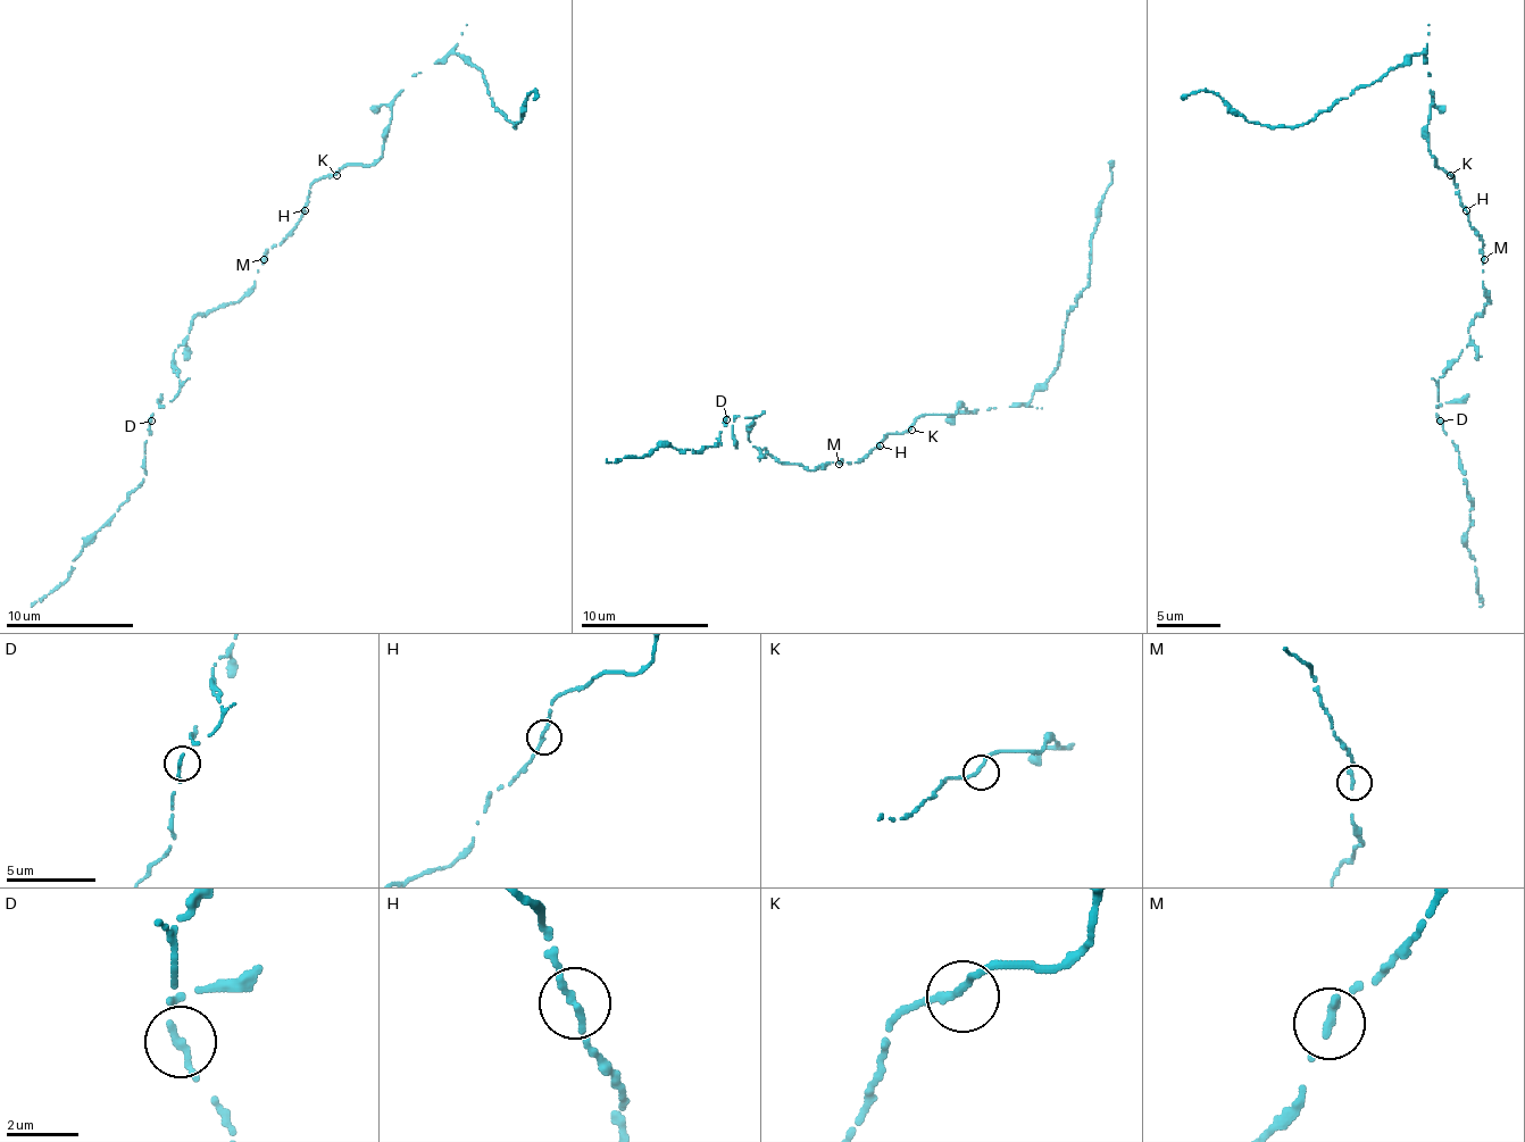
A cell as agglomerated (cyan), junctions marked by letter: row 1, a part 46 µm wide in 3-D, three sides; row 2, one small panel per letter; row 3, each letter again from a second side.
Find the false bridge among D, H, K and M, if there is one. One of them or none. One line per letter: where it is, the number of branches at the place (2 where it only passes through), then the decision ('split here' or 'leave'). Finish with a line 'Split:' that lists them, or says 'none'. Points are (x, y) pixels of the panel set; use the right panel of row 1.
D: place (1440, 421); branches 1; leave
H: place (1466, 210); branches 2; leave
K: place (1450, 175); branches 2; leave
M: place (1484, 259); branches 1; leave
Split: none

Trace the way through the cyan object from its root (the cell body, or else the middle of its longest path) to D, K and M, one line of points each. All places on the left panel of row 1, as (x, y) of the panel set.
D: (298, 223), (266, 249), (253, 283), (234, 302), (193, 318), (174, 350), (181, 392), (151, 421)
K: (298, 223), (311, 184), (327, 175), (336, 175)
M: (298, 223), (273, 249), (266, 249), (264, 258)

